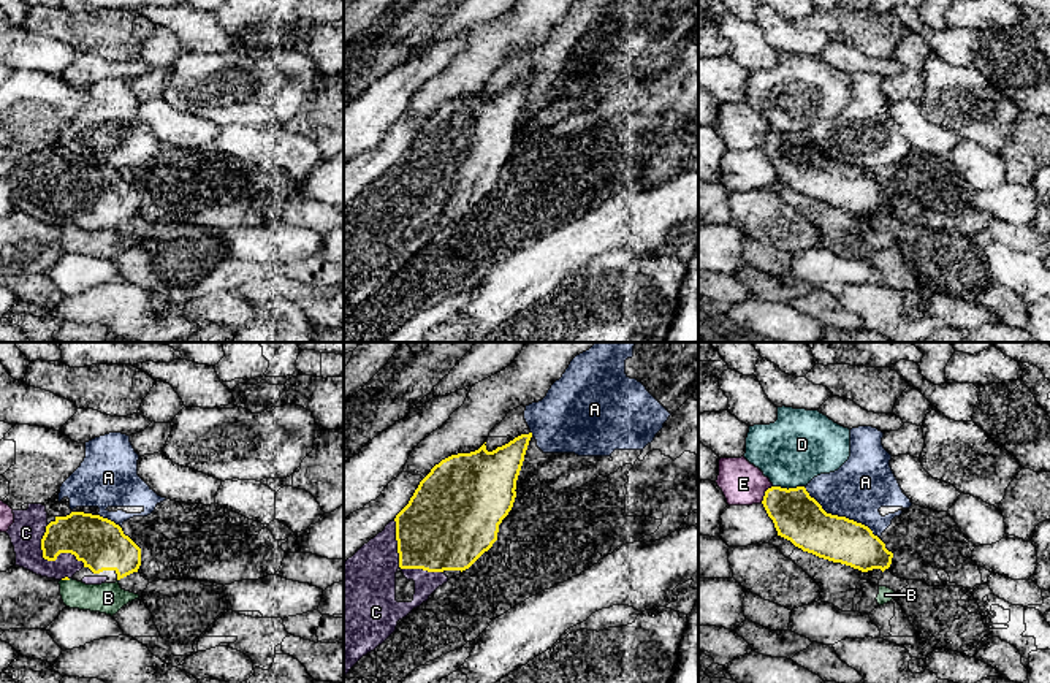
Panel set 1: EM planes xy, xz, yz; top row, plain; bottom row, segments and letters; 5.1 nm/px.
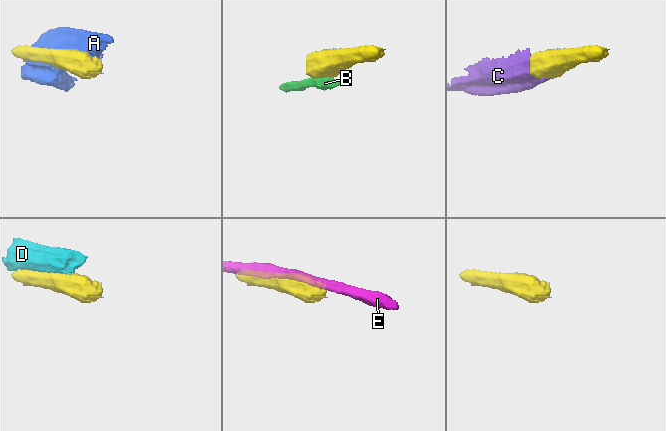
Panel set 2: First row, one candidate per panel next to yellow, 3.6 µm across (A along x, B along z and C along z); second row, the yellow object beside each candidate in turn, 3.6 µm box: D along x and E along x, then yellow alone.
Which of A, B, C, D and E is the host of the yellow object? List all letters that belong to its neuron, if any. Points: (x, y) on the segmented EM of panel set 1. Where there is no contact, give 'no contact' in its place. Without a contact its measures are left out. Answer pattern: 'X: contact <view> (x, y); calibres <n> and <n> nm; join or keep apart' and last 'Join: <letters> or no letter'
A: contact yz (840, 517); calibres 240 and 300 nm; keep apart
B: contact xy (65, 579); calibres 20 and 160 nm; keep apart
C: contact xy (49, 560); calibres 240 and 170 nm; join
D: contact yz (789, 488); calibres 240 and 360 nm; keep apart
E: contact yz (765, 493); calibres 240 and 220 nm; keep apart
Join: C

